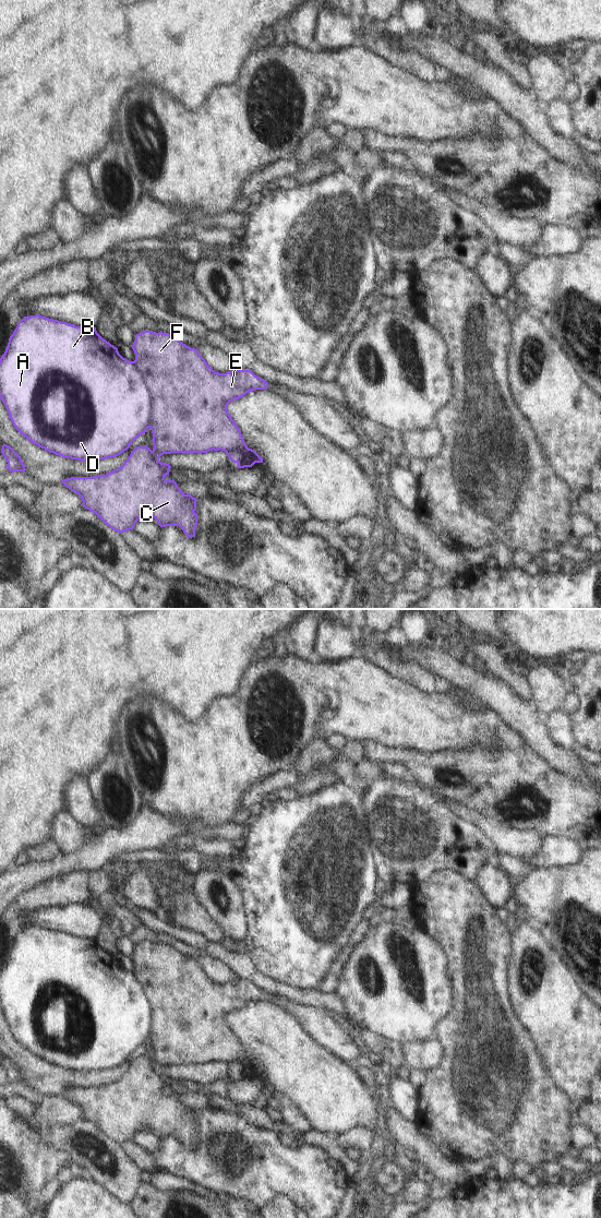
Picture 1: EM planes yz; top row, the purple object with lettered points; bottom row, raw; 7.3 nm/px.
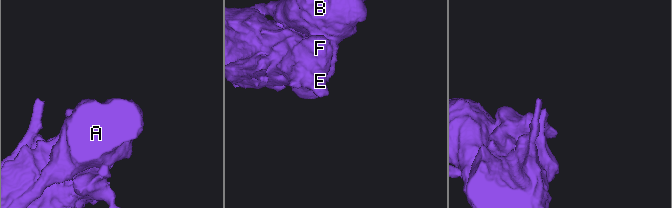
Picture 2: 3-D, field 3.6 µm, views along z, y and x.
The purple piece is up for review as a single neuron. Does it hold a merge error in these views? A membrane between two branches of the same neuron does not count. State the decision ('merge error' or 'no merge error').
merge error

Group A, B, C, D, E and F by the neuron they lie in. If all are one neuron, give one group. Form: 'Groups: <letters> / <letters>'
Groups: A B D / C E F

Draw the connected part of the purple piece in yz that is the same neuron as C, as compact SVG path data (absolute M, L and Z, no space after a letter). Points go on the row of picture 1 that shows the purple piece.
M143 331L135 335L135 341L133 345L131 346L134 354L135 354L135 365L140 372L143 375L143 379L145 380L152 395L153 395L153 423L151 425L151 430L153 433L153 445L154 449L151 450L148 446L136 446L133 451L131 451L130 456L124 462L122 466L119 468L106 474L106 475L98 475L93 477L71 477L63 479L61 483L63 483L67 488L69 488L71 491L77 493L82 501L83 501L83 508L89 510L91 512L95 513L107 526L109 526L111 529L118 533L123 533L130 529L133 529L135 526L135 523L142 518L145 515L152 515L160 527L166 526L179 526L183 533L187 535L187 537L194 537L195 530L197 526L197 514L196 511L196 498L193 498L191 494L184 494L182 490L178 487L177 482L172 480L166 480L165 477L169 475L171 466L167 463L161 463L159 461L159 457L164 454L171 454L171 453L207 453L209 451L225 451L228 458L238 464L238 468L244 468L244 467L252 467L255 463L263 463L263 458L252 449L249 449L248 445L243 441L243 437L241 434L241 431L239 430L238 426L236 425L235 420L231 418L230 414L227 410L227 406L230 402L235 399L239 399L243 397L247 393L255 390L265 390L268 386L268 383L255 375L251 370L243 370L241 368L228 371L226 373L219 373L215 372L212 367L207 365L205 359L200 355L199 350L195 348L191 348L180 342L176 336L169 333L156 333L153 331Z

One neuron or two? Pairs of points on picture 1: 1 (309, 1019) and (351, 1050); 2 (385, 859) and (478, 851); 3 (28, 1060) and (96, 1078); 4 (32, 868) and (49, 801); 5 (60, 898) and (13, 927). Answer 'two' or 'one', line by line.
1: one
2: one
3: one
4: two
5: one

